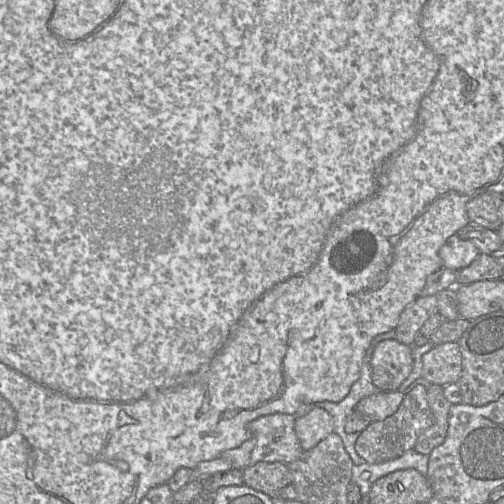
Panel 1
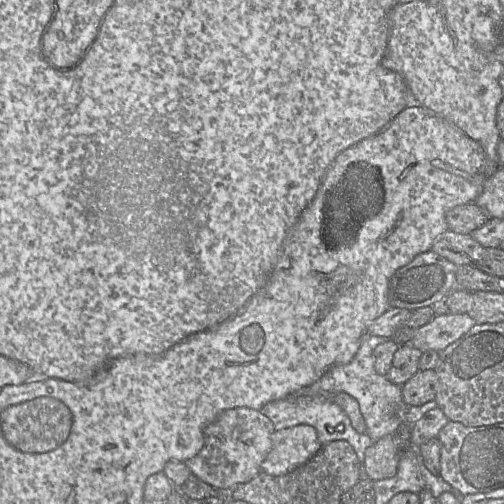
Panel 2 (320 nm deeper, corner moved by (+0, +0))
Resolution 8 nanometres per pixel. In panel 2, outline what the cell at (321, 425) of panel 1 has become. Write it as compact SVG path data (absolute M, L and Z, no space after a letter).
M307 424L276 430L272 434L272 449L261 464L261 472L281 477L309 461L323 446L318 440L317 430Z

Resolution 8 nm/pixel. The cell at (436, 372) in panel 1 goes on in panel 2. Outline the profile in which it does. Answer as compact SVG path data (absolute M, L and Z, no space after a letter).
M435 369L419 370L402 386L405 406L420 406L435 400L437 394L437 373Z

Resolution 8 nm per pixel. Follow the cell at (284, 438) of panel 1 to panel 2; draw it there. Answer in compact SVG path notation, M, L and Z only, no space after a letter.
M237 407L220 413L204 429L204 446L200 452L184 461L192 474L220 492L230 492L235 486L251 481L261 472L261 464L272 449L273 422L259 410Z

